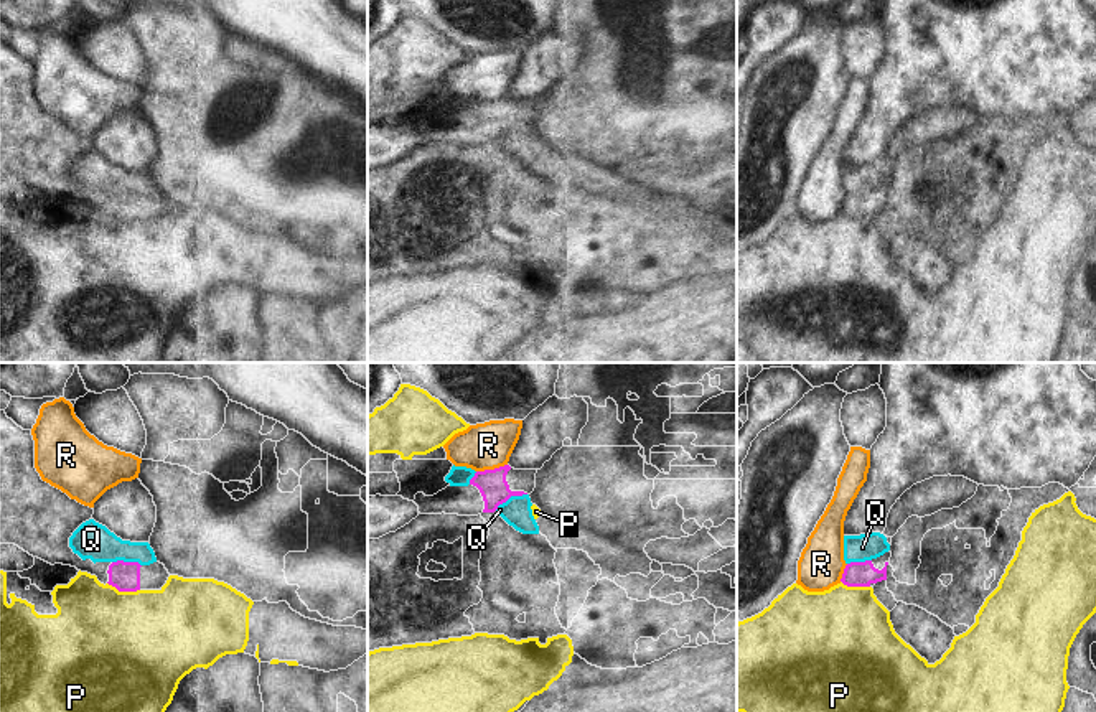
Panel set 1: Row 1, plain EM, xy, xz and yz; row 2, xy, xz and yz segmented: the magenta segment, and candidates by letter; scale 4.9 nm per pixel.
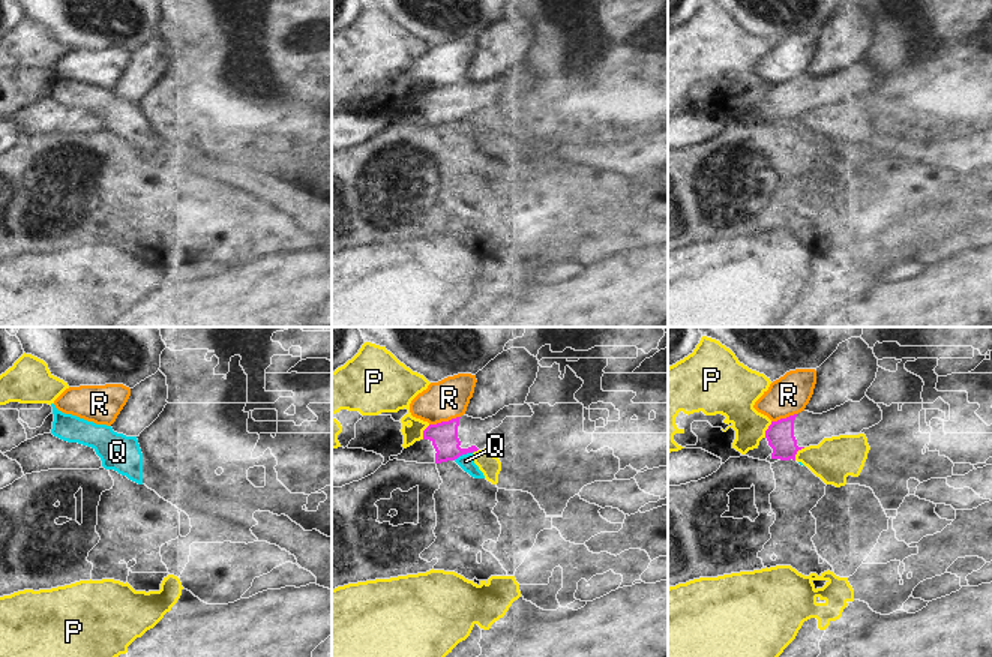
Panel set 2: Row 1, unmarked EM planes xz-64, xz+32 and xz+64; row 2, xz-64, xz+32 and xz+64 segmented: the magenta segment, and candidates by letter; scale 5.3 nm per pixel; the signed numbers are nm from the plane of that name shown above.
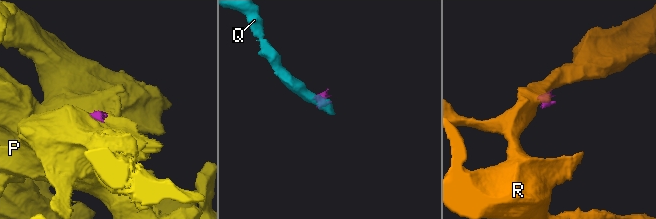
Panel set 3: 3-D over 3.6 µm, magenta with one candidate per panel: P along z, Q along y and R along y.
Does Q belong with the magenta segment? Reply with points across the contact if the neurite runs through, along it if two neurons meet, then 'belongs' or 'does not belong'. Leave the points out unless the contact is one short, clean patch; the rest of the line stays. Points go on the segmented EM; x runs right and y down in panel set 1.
border along xz (526, 493), (510, 496), (495, 510); does not belong

